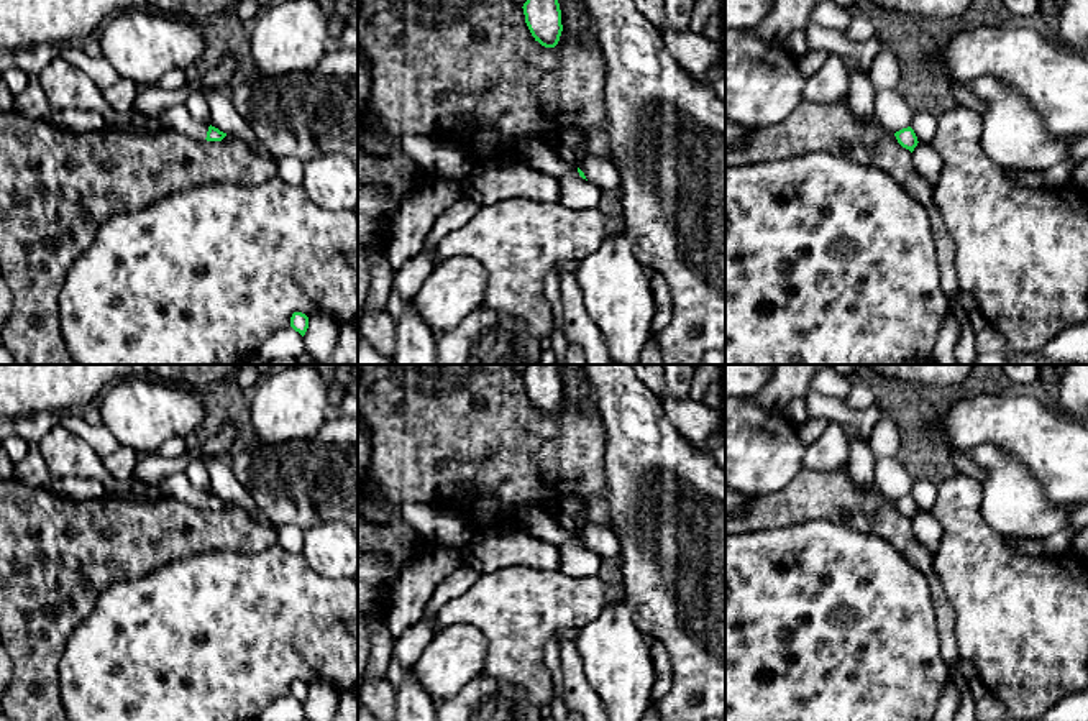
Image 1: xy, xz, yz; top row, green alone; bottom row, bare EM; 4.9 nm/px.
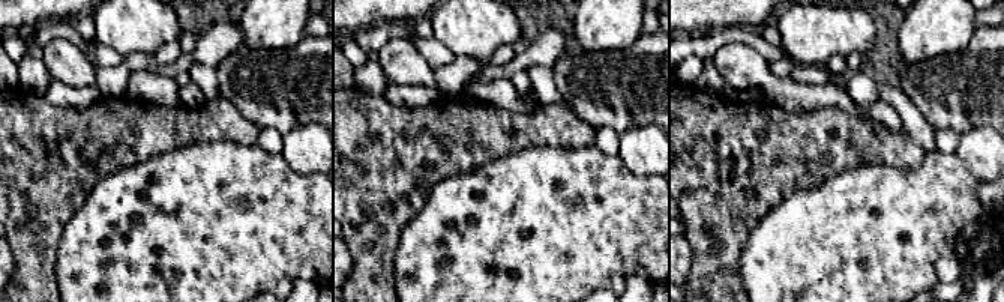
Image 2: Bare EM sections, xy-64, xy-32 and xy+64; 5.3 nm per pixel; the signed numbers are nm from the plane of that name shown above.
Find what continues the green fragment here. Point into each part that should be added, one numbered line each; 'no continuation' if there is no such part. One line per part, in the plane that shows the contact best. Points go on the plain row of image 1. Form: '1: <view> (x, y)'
1: xy (178, 486)

